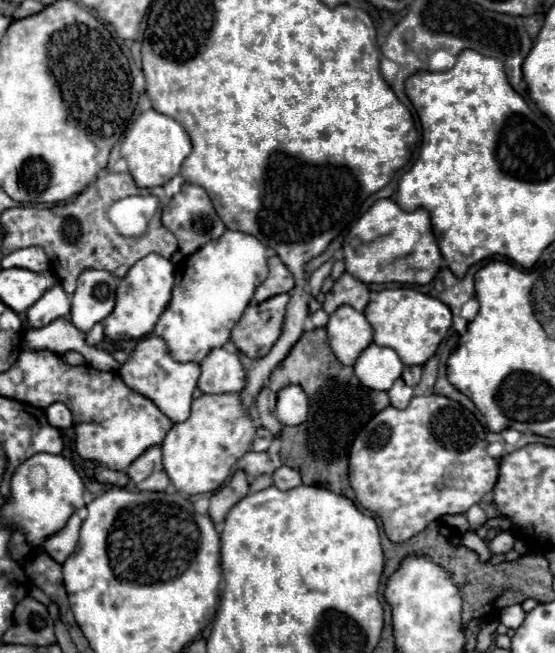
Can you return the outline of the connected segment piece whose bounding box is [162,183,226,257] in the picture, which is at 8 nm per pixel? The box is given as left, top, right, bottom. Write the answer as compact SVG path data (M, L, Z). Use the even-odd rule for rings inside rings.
M184 183L180 193L176 193L170 199L168 207L164 207L164 211L162 211L162 225L176 235L180 251L186 257L196 253L200 247L204 247L204 243L208 243L212 239L220 239L220 235L224 235L224 231L226 231L226 225L216 215L208 193L202 187L192 185L192 183Z

